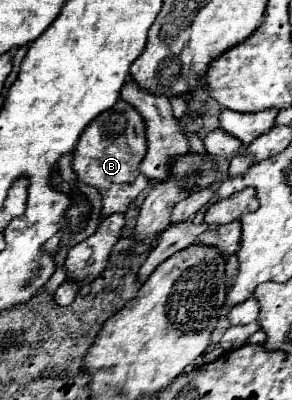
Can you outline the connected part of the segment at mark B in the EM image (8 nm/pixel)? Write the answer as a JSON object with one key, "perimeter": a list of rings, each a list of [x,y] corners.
{"perimeter":[[[118,100],[110,110],[102,112],[78,138],[72,154],[72,170],[80,182],[94,186],[102,194],[102,216],[126,212],[130,202],[148,186],[146,176],[140,174],[138,164],[146,156],[146,124],[142,116],[124,100]]]}

